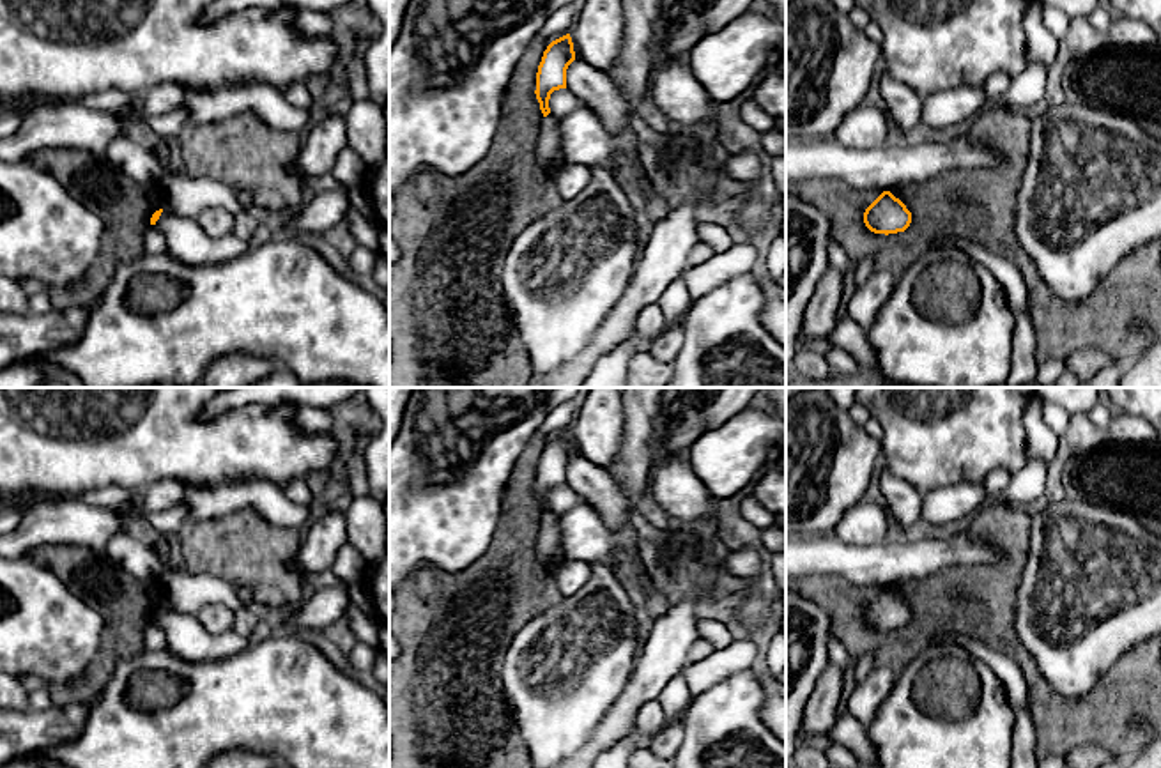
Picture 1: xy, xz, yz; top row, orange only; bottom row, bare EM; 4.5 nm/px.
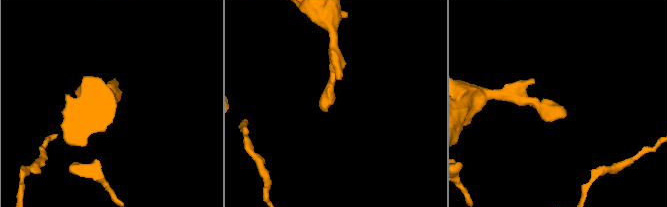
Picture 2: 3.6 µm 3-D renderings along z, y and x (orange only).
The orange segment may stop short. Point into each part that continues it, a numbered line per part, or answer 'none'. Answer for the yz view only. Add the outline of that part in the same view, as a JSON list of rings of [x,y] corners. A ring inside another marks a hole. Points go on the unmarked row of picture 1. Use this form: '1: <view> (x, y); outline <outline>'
none

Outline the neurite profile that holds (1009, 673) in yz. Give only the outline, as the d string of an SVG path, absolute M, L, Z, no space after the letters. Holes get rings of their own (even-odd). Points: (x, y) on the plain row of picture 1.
M938 634L934 635L931 646L940 644L959 644L968 649L973 658L986 662L1003 683L1012 708L1019 708L1026 715L1030 715L1026 681L1019 665L1011 657L998 653L993 648L965 635Z

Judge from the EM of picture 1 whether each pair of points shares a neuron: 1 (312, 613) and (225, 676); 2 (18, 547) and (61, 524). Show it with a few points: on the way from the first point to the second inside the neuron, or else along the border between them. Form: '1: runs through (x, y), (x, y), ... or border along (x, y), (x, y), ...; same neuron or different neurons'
1: border along (285, 634), (294, 636); different neurons
2: runs through (29, 537), (41, 524), (50, 524); same neuron

